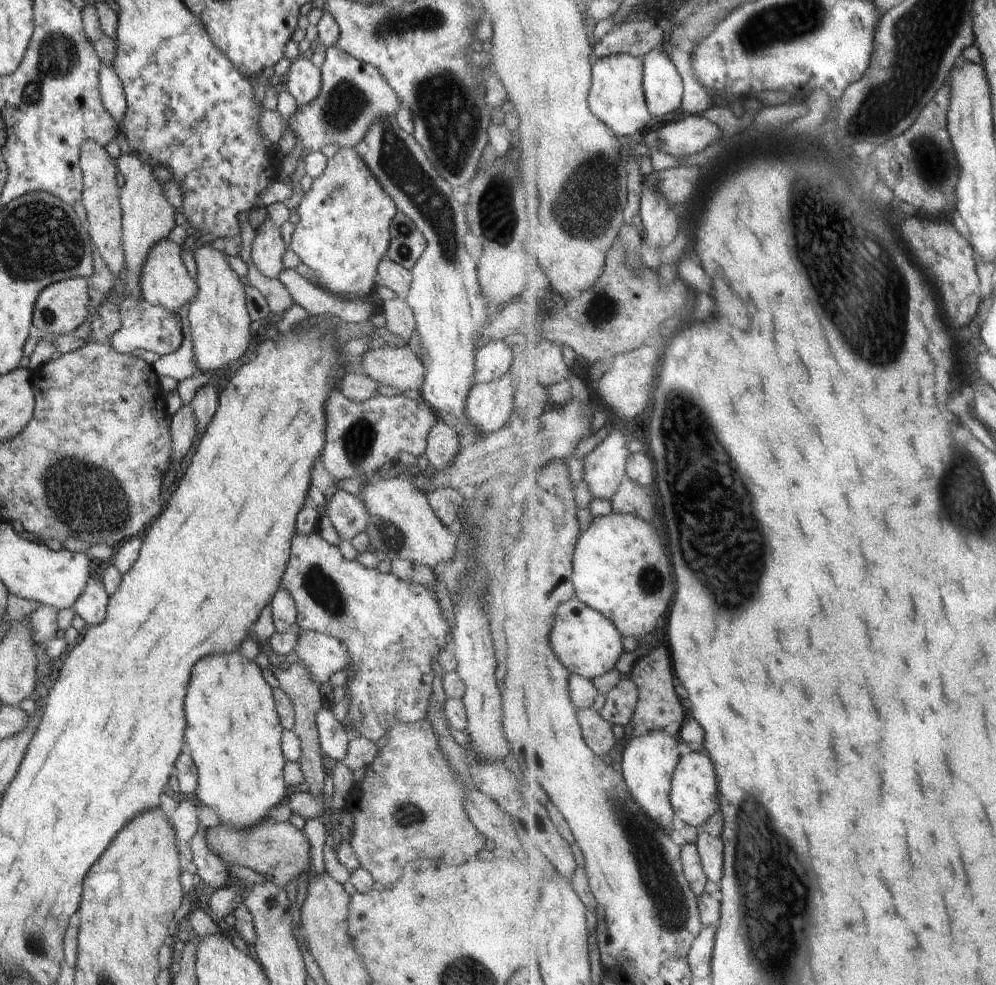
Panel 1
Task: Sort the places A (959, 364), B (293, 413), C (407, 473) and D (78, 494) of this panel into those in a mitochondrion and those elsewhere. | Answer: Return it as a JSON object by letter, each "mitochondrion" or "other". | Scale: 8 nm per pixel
{"A":"other","B":"other","C":"other","D":"mitochondrion"}

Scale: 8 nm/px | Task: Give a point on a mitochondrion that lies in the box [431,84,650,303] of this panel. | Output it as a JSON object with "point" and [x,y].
{"point":[599,173]}

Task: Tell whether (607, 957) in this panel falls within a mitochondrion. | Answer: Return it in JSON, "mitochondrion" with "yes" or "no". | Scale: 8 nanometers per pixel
{"mitochondrion":"no"}

